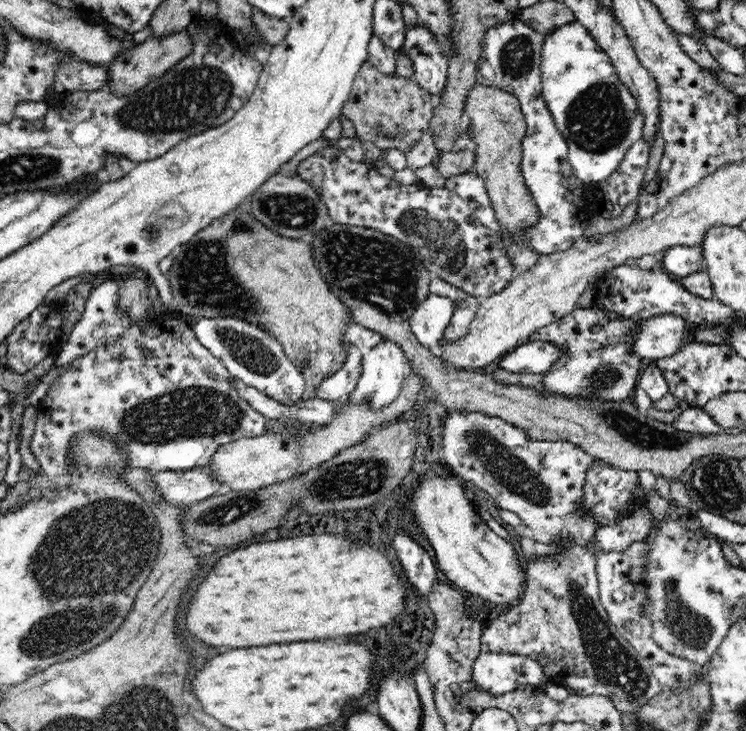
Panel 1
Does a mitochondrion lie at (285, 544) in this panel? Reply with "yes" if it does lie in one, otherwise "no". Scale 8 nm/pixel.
no

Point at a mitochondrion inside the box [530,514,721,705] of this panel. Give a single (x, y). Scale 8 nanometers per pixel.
(694, 630)

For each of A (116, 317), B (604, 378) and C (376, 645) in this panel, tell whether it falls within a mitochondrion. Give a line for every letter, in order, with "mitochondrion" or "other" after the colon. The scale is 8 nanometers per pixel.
A: other
B: mitochondrion
C: other

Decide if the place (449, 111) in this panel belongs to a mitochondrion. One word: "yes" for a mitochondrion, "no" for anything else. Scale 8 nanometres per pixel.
no

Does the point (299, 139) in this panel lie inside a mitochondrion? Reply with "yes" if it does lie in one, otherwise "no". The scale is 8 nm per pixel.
no

